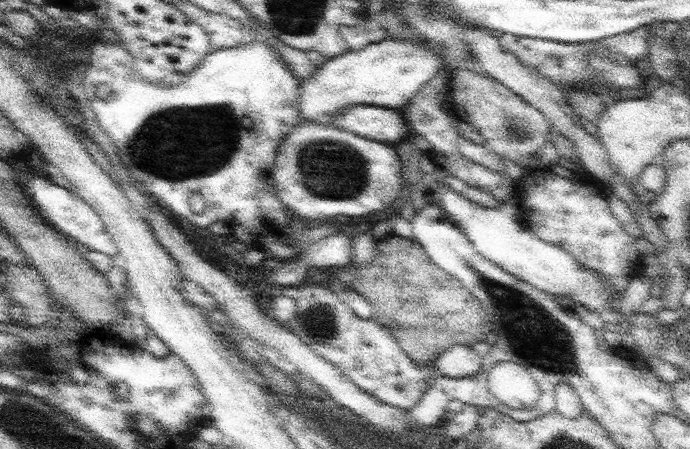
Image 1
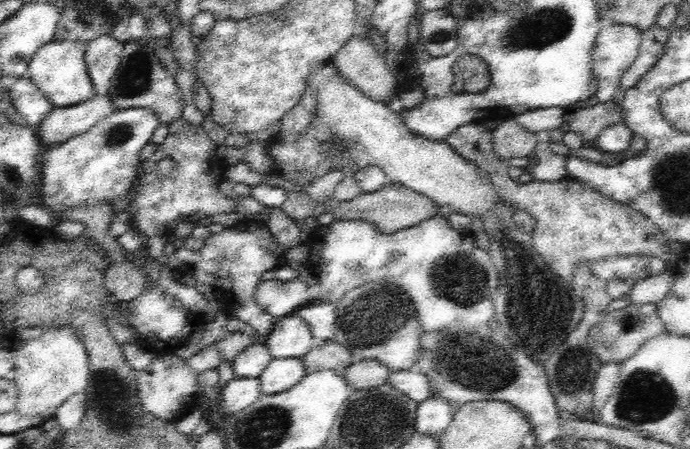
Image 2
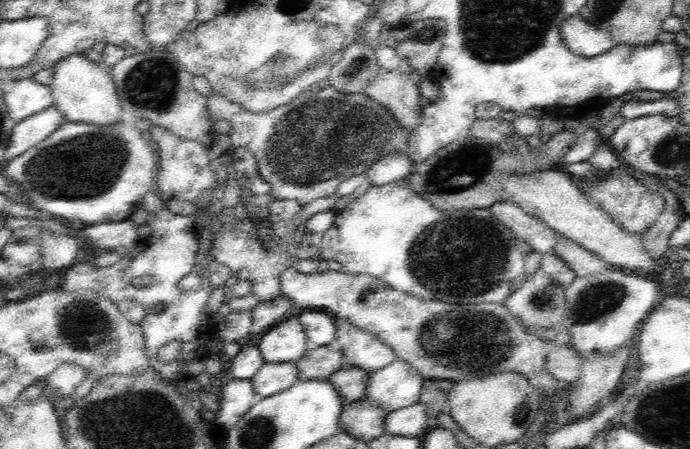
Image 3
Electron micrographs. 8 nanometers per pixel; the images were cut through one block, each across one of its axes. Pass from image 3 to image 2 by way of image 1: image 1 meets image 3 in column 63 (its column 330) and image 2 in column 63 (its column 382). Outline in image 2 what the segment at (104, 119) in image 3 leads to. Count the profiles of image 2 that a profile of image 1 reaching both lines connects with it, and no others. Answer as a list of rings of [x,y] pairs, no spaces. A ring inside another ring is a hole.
[[[52,41],[41,46],[30,59],[26,76],[37,89],[55,106],[75,105],[100,93],[91,81],[85,61],[88,41]]]

